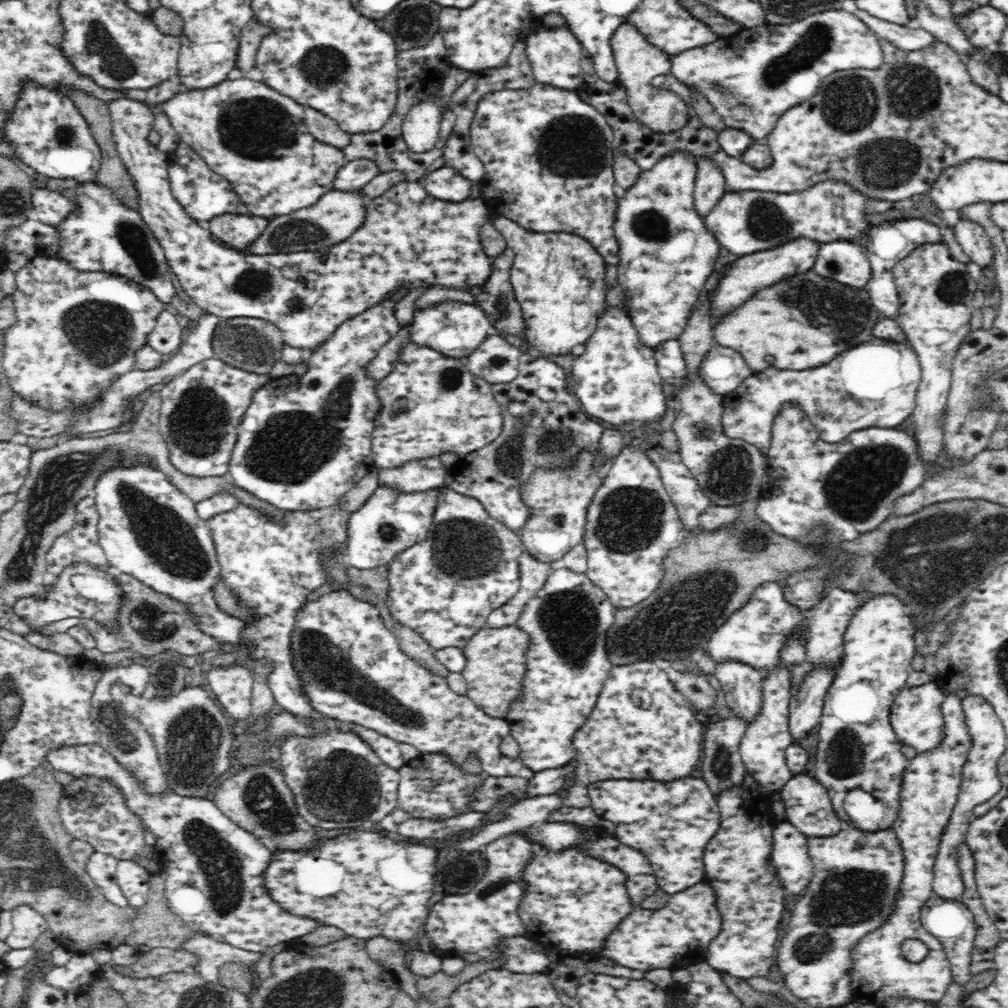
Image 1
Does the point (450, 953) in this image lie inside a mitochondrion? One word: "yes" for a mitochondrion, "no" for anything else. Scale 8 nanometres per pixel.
no

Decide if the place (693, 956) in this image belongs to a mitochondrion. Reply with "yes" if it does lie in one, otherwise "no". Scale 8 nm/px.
no

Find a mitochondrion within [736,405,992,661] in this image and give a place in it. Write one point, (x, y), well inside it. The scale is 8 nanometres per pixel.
(856, 488)

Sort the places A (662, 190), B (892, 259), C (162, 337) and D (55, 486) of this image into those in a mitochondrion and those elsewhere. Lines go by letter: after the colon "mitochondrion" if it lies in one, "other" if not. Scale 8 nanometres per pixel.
A: mitochondrion
B: other
C: other
D: mitochondrion

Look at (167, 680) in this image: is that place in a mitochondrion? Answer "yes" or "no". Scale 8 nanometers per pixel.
yes

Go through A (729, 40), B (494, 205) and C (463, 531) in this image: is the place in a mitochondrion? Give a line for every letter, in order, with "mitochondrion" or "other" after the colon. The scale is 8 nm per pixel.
A: other
B: other
C: mitochondrion

